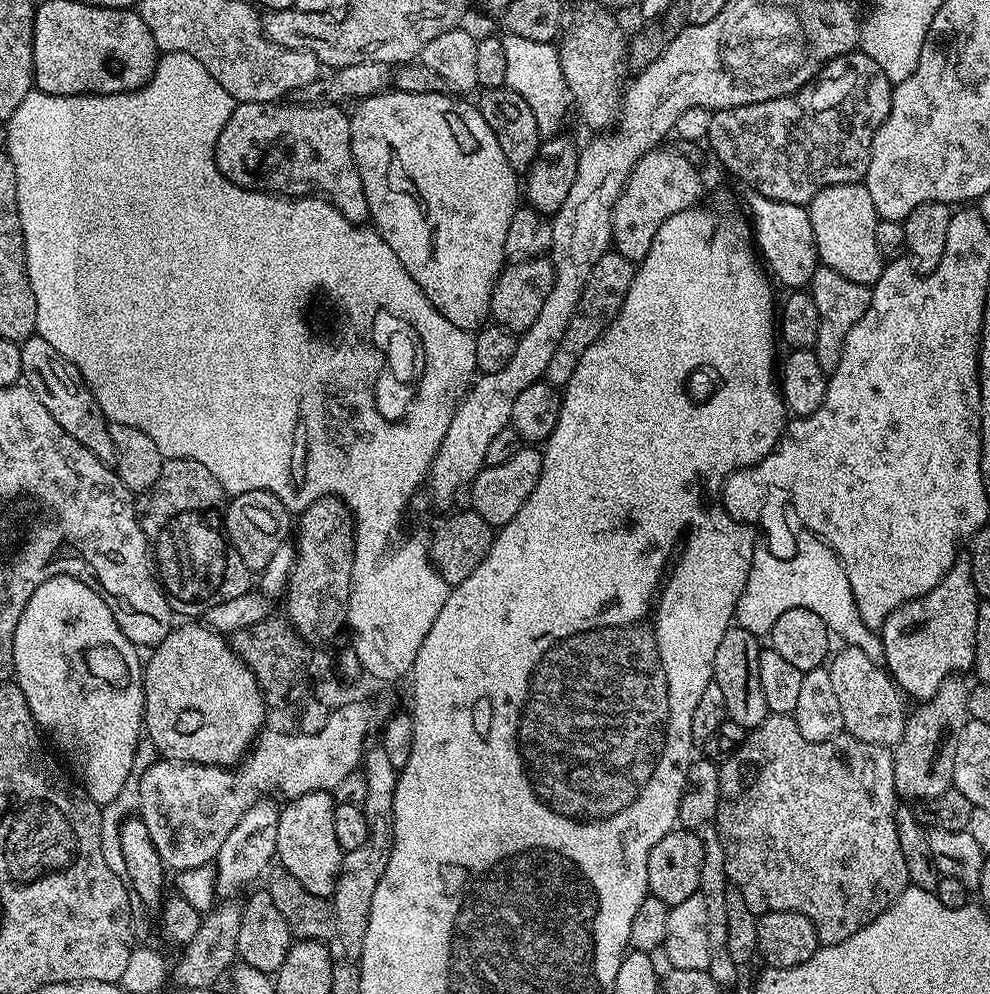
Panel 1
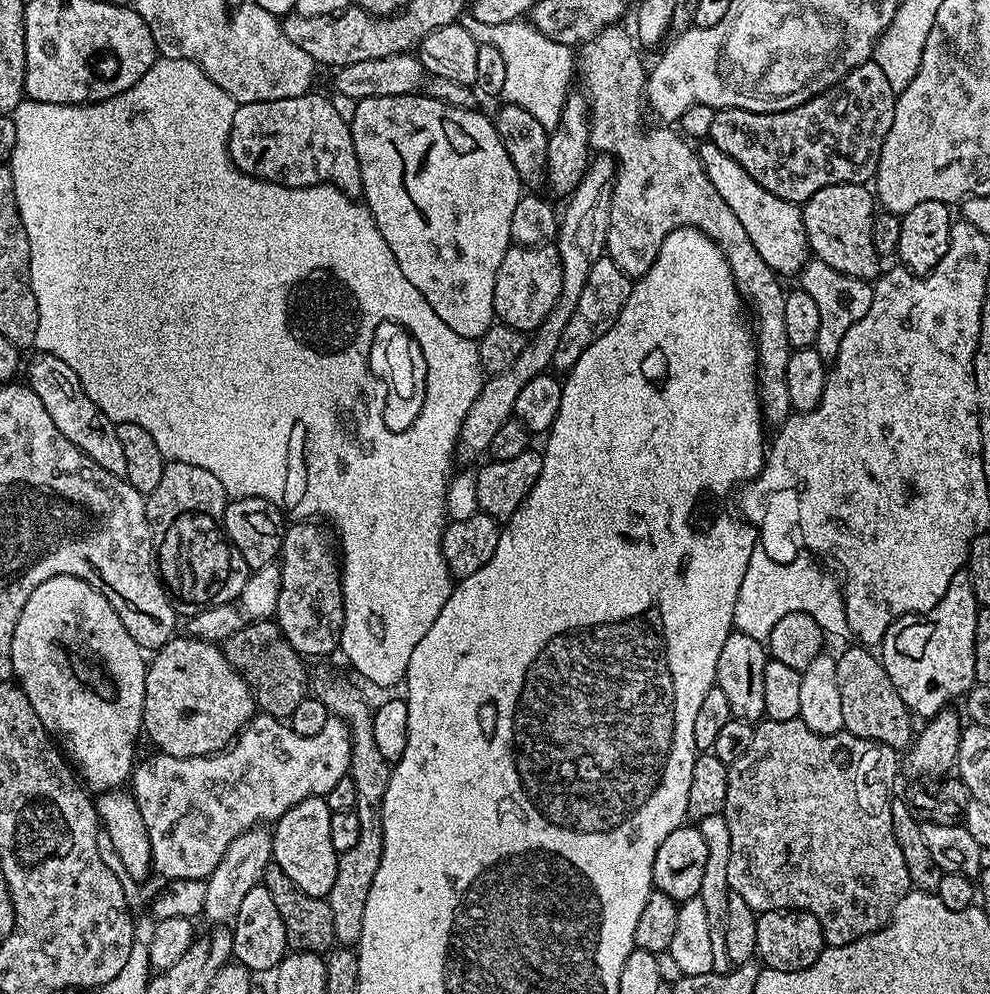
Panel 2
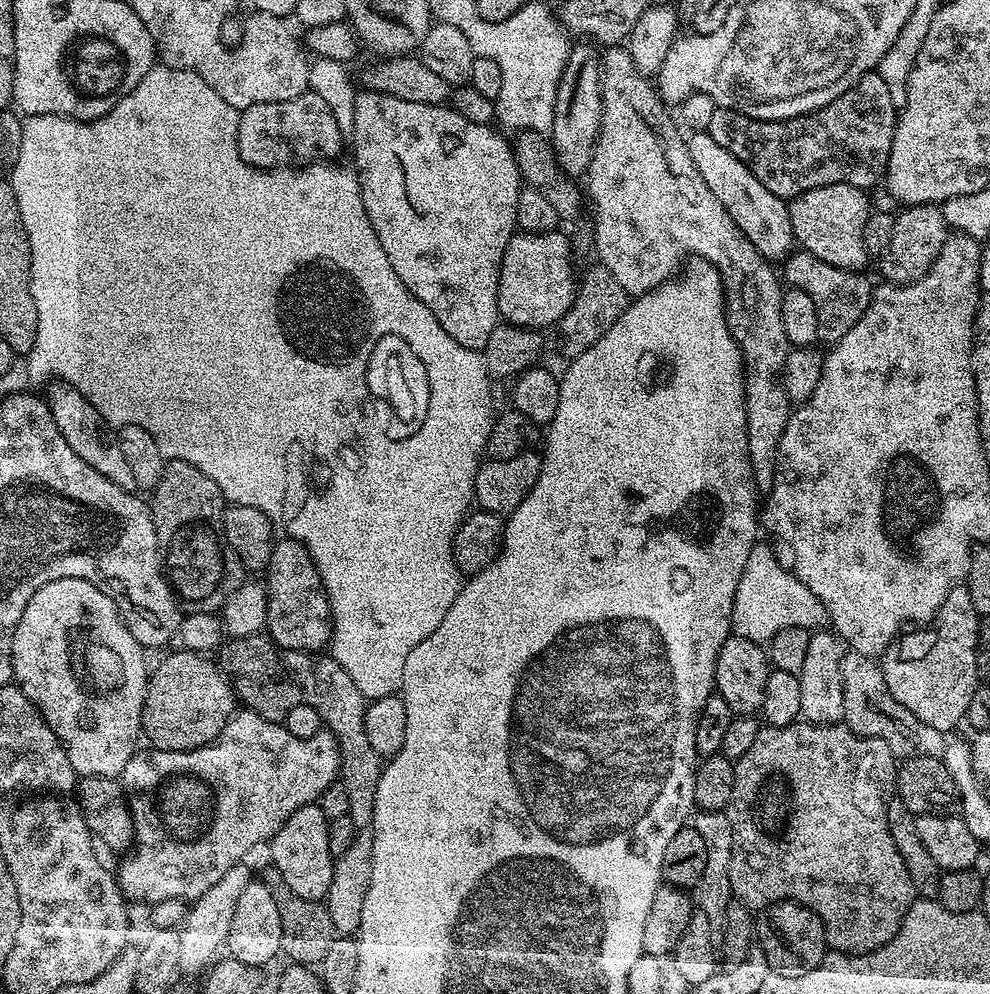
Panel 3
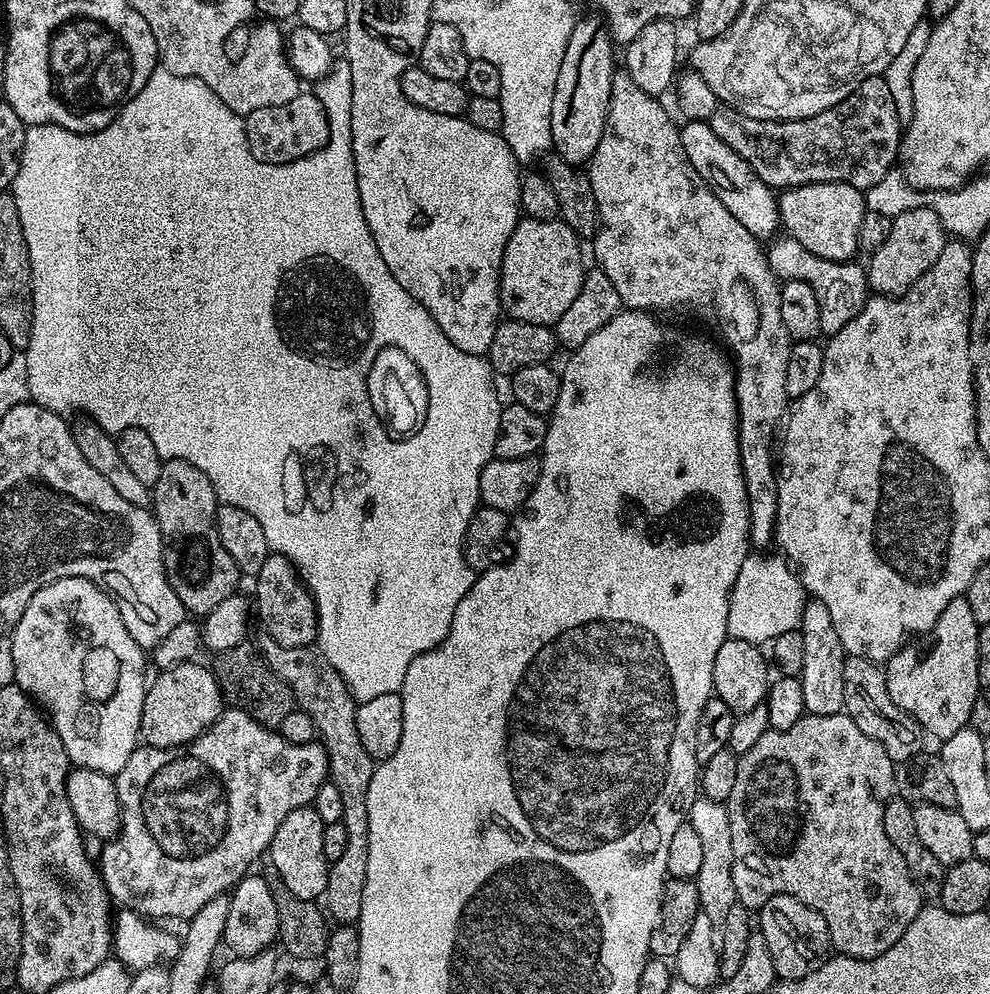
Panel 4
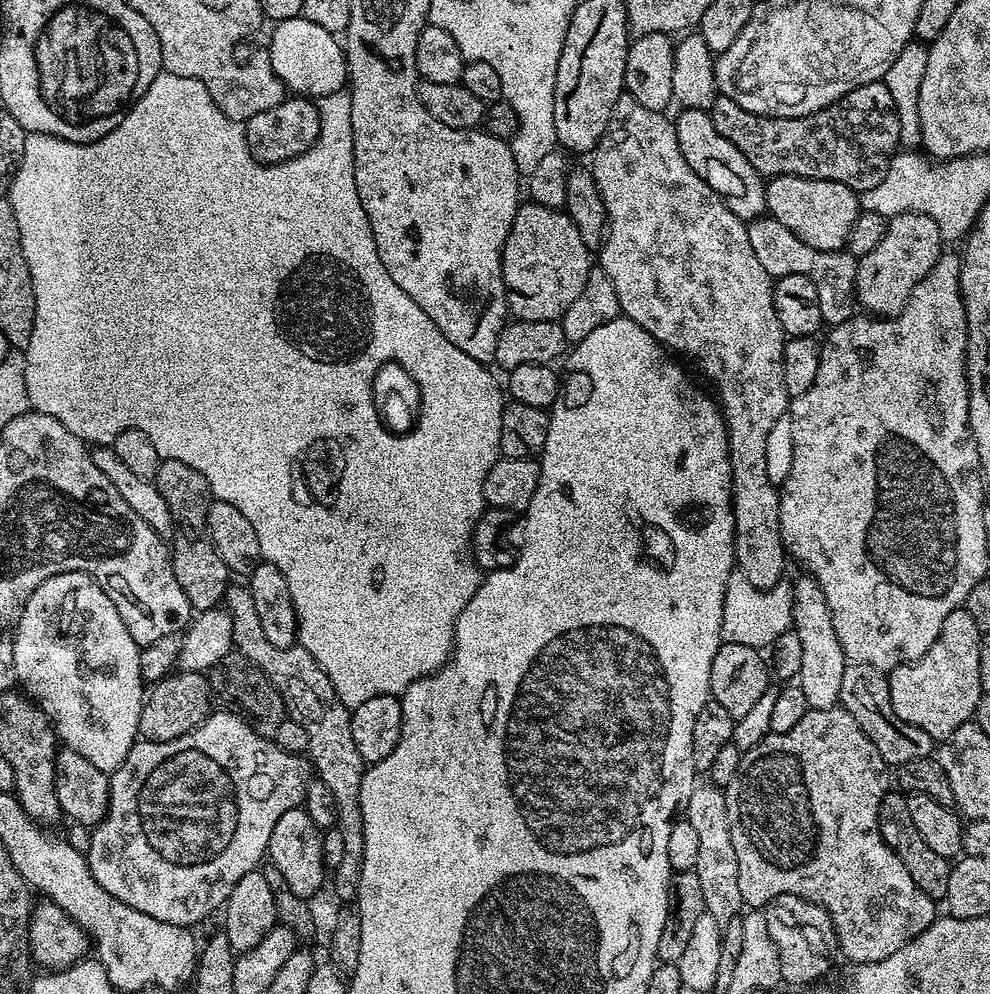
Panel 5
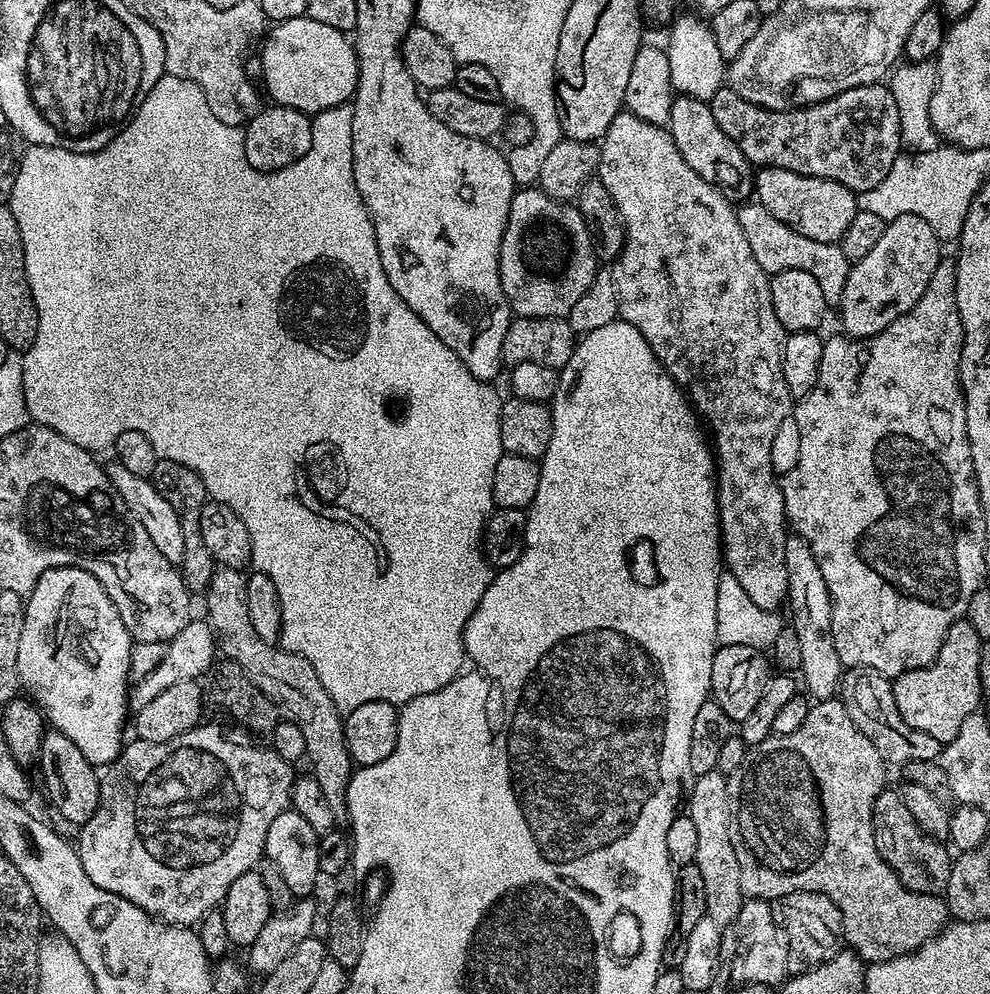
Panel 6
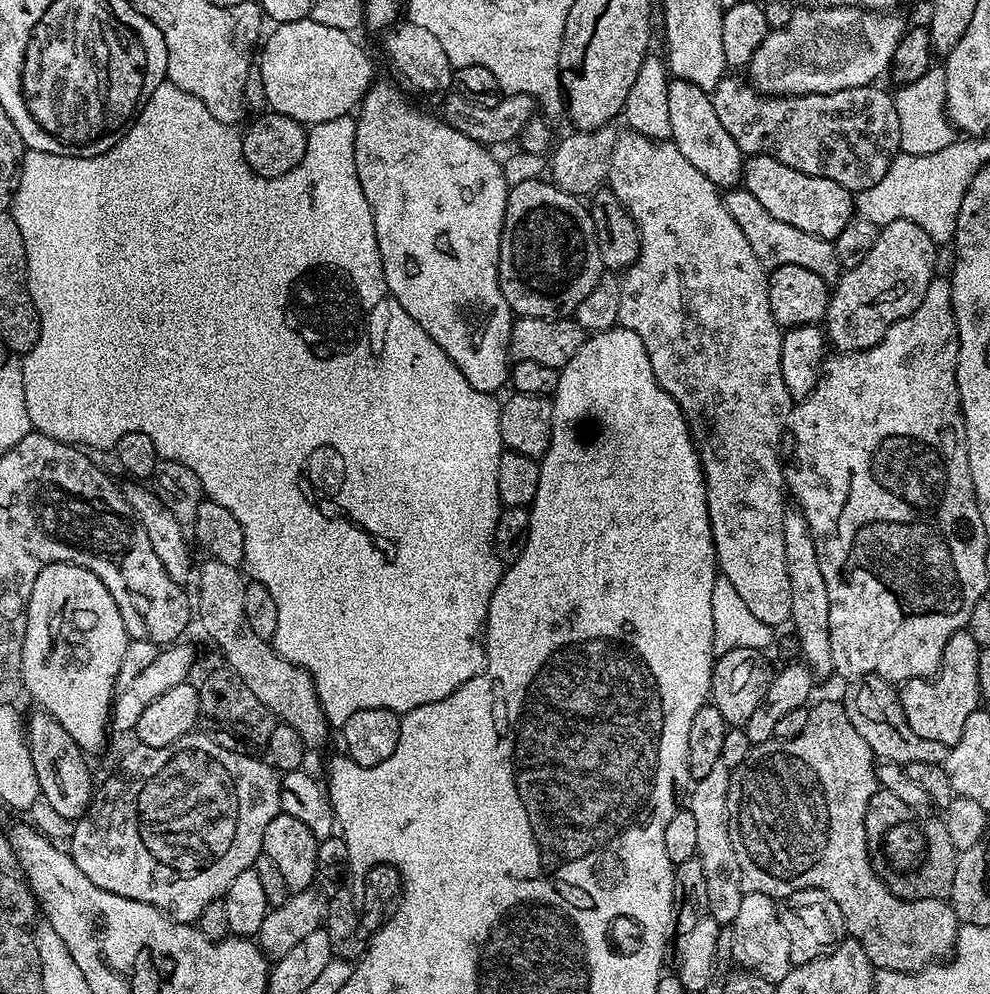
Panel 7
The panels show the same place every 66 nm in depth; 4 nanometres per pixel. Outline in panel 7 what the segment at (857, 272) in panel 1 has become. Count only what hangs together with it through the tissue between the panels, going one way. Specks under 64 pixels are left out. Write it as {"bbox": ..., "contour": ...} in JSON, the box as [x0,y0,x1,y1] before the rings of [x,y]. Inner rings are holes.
{"bbox":[742,157,854,241],"contour":[[[747,157],[742,187],[754,194],[754,198],[758,198],[763,208],[778,218],[778,222],[787,222],[798,230],[806,230],[806,234],[818,234],[818,238],[835,241],[854,215],[854,196],[848,189],[838,186],[838,182],[830,182],[830,178],[802,174],[802,170],[794,170],[778,162],[778,158]]]}

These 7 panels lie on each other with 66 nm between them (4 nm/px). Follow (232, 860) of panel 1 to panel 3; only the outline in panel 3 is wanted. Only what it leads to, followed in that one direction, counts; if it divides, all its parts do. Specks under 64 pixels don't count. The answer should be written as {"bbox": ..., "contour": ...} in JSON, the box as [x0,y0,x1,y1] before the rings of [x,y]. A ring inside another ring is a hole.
{"bbox":[178,862,254,977],"contour":[[[239,862],[230,866],[226,870],[226,874],[222,874],[222,878],[218,882],[214,882],[214,886],[210,886],[210,890],[206,890],[206,894],[202,894],[198,899],[191,901],[185,918],[178,927],[180,941],[182,942],[178,957],[179,975],[181,977],[196,975],[199,977],[202,973],[205,973],[227,945],[230,922],[233,920],[234,910],[238,906],[238,897],[242,894],[242,890],[246,890],[246,886],[254,879],[254,872],[251,872],[245,864]]]}

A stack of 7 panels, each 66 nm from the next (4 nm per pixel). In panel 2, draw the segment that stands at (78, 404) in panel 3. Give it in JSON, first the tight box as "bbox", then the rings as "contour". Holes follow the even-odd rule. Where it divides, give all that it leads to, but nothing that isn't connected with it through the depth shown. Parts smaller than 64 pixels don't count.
{"bbox":[26,352,126,477],"contour":[[[49,352],[36,354],[29,364],[27,361],[26,372],[27,368],[28,387],[34,390],[34,394],[38,394],[38,398],[42,398],[46,414],[50,414],[54,426],[62,430],[62,435],[70,438],[70,442],[74,442],[74,446],[78,446],[78,450],[82,450],[86,458],[98,462],[102,470],[110,470],[110,474],[126,477],[126,454],[116,433],[116,425],[110,418],[106,418],[106,414],[102,414],[102,410],[98,410],[98,406],[94,406],[94,402],[90,402],[82,382],[78,382],[78,374],[74,374],[74,370],[70,370],[70,366],[62,362],[62,358]]]}

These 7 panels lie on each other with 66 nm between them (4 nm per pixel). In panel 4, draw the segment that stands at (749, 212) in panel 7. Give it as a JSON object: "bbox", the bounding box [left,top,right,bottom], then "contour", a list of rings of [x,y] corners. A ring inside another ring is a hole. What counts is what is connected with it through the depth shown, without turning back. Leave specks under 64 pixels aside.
{"bbox":[766,234,870,337],"contour":[[[787,234],[773,239],[767,245],[766,255],[770,270],[776,275],[777,280],[806,282],[806,286],[810,286],[810,290],[814,290],[814,294],[818,298],[820,330],[825,337],[838,334],[838,330],[842,330],[842,326],[854,322],[854,318],[858,318],[858,314],[864,308],[864,303],[870,299],[867,271],[861,265],[859,268],[852,260],[818,258],[818,254],[810,254],[810,250],[806,250],[806,246],[802,246],[802,242],[798,242]]]}

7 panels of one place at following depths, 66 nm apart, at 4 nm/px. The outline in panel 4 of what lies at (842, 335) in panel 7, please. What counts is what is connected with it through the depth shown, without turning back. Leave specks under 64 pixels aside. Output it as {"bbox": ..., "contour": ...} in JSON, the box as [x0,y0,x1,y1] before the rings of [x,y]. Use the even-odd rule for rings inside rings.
{"bbox":[867,208,945,298],"contour":[[[911,208],[893,216],[886,242],[882,242],[882,246],[878,246],[878,250],[867,257],[869,289],[873,293],[893,298],[904,295],[915,286],[918,278],[922,278],[922,274],[926,274],[926,270],[930,270],[930,266],[934,266],[934,262],[938,262],[938,254],[942,254],[945,243],[944,227],[932,208]]]}

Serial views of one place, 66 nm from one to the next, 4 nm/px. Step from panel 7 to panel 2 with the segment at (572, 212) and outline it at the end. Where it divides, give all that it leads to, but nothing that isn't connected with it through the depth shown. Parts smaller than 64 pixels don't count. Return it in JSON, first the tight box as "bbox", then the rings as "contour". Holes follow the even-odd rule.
{"bbox":[494,243,562,334],"contour":[[[555,243],[509,247],[507,254],[502,258],[502,266],[498,266],[498,278],[494,278],[496,320],[502,324],[509,324],[511,328],[516,328],[525,334],[531,334],[544,321],[546,314],[554,310],[561,292],[562,262]]]}

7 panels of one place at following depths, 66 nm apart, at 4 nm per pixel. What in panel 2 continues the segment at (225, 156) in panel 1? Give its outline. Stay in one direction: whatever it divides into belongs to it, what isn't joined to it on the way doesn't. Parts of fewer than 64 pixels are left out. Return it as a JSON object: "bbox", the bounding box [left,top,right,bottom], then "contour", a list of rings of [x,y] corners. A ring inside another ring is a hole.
{"bbox":[229,92,363,197],"contour":[[[316,92],[239,105],[230,130],[229,158],[234,167],[255,179],[294,188],[333,184],[347,196],[363,197],[351,123],[334,110],[327,95],[319,96]]]}

